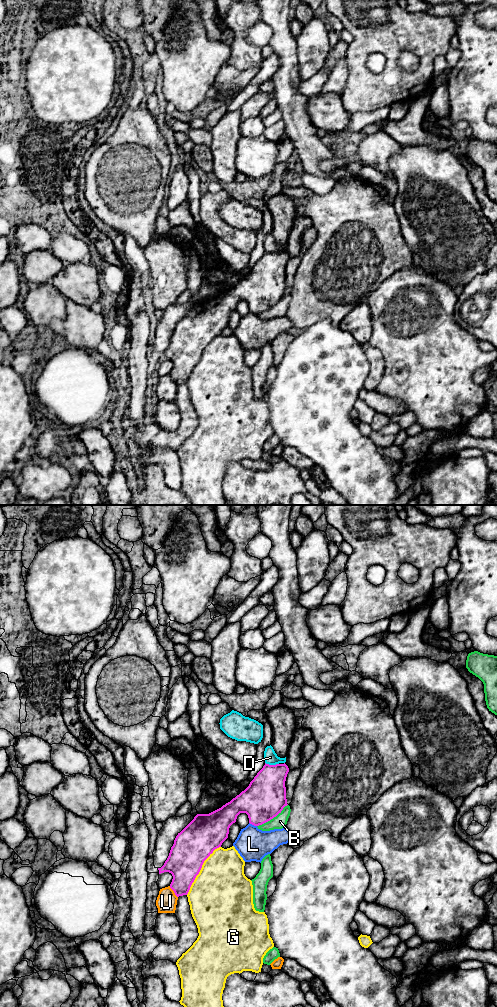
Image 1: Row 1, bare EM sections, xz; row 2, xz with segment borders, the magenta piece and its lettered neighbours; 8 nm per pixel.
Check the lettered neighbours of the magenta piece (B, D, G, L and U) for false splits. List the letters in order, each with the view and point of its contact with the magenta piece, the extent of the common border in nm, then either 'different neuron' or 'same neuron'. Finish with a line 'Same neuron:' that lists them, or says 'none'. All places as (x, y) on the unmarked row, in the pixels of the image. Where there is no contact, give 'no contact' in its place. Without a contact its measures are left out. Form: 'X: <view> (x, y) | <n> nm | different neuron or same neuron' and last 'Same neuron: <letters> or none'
B: xz (272, 306) | 300 nm | different neuron
D: xz (272, 253) | 110 nm | different neuron
G: xz (200, 357) | 480 nm | different neuron
L: xz (253, 312) | 70 nm | different neuron
U: xz (174, 380) | 120 nm | different neuron
Same neuron: none

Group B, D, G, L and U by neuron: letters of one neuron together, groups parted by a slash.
B / D / G / L / U

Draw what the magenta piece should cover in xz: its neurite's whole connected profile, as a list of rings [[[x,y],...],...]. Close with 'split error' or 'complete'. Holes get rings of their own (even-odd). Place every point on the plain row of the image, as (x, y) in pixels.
[[[266,252],[257,261],[249,274],[239,283],[233,286],[230,290],[223,293],[221,296],[209,302],[197,302],[194,307],[176,324],[174,332],[171,335],[169,344],[161,356],[158,356],[159,362],[169,360],[173,367],[170,376],[174,379],[177,385],[187,383],[196,364],[199,362],[204,349],[213,341],[213,339],[221,335],[222,331],[228,326],[230,314],[236,310],[237,304],[240,301],[246,301],[249,306],[249,311],[254,314],[262,313],[274,305],[276,305],[285,294],[287,294],[285,269],[289,260],[288,254],[284,252],[269,253]]] | complete

